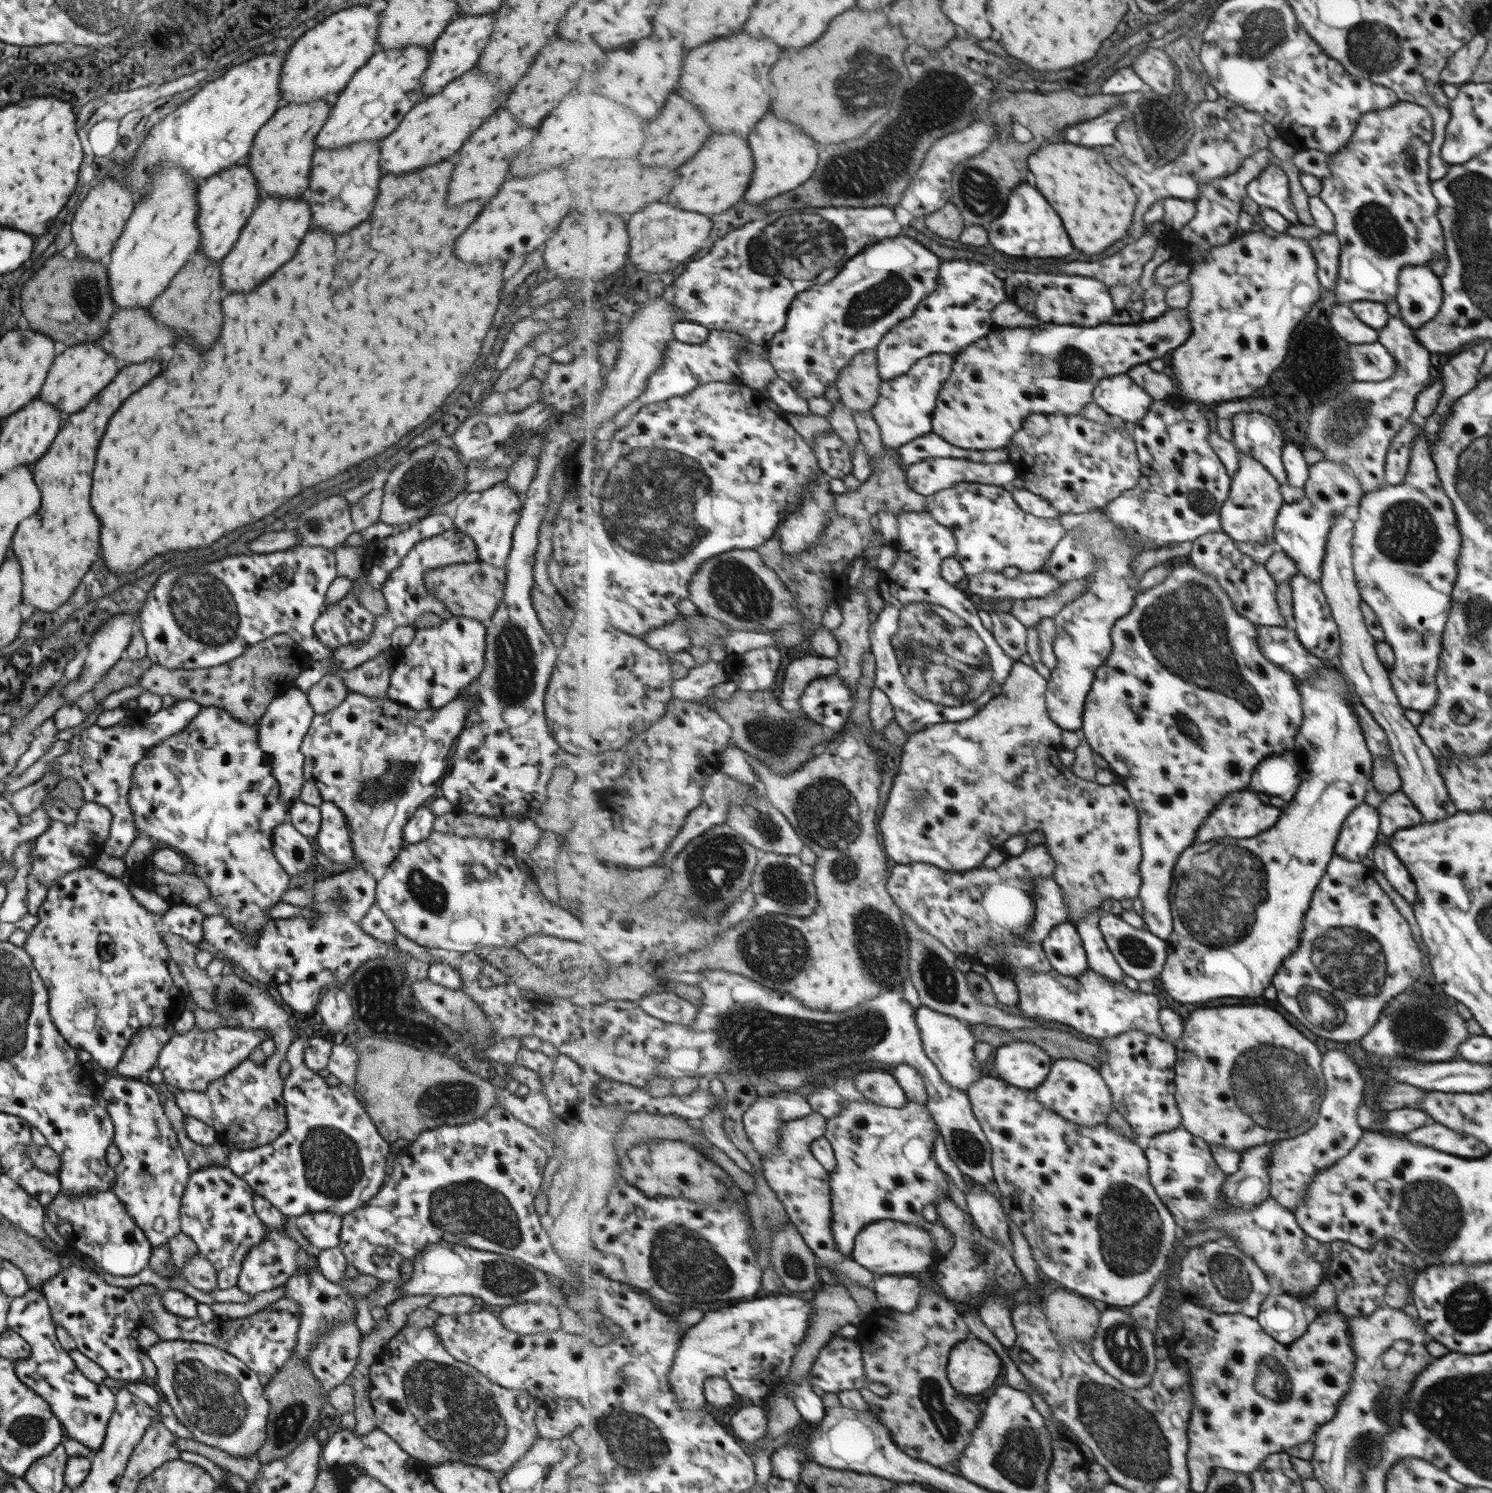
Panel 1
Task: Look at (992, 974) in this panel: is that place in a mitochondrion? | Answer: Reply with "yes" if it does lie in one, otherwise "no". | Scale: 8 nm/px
no

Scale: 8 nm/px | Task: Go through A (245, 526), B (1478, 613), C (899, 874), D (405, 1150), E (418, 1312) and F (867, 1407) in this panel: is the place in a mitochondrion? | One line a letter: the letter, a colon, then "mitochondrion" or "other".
A: other
B: mitochondrion
C: other
D: other
E: other
F: other

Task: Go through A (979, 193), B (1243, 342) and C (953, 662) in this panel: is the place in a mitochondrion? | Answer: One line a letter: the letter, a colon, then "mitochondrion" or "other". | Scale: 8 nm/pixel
A: mitochondrion
B: other
C: mitochondrion

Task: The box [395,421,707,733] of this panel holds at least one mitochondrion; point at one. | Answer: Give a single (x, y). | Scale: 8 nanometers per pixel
(644, 505)

